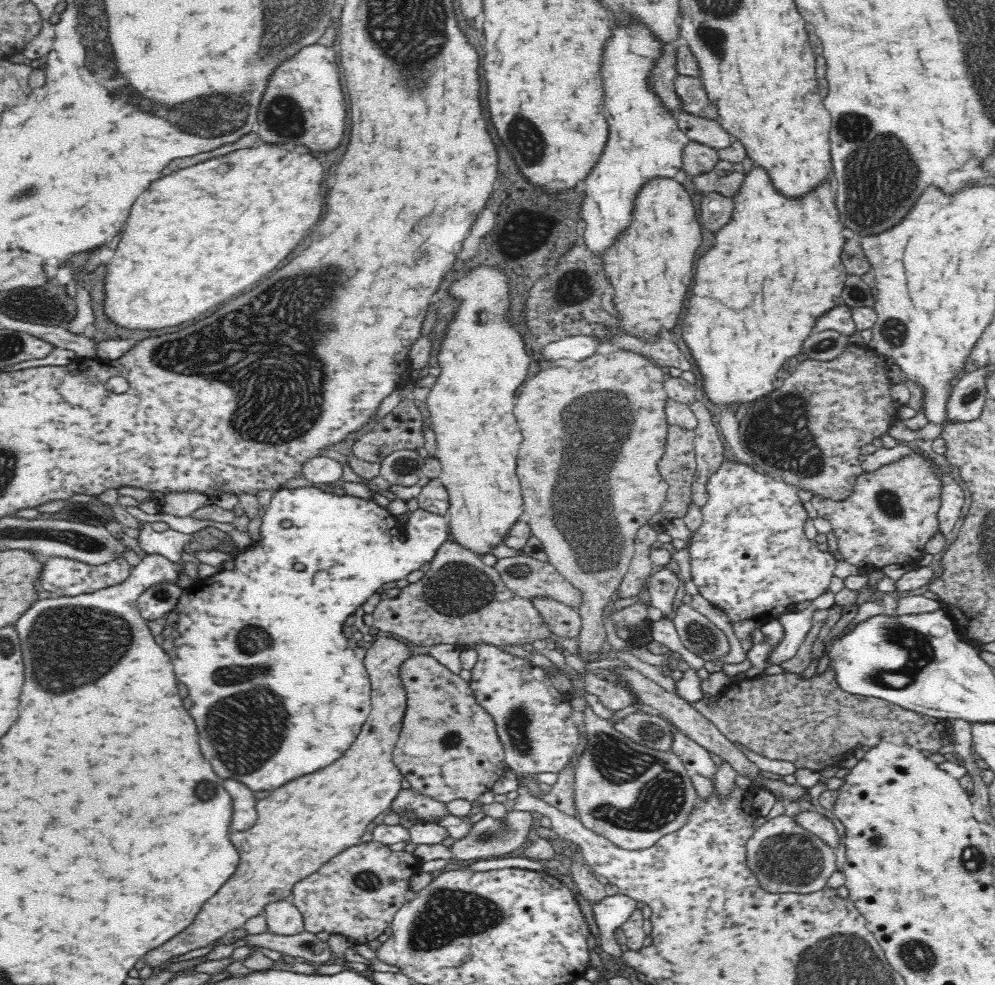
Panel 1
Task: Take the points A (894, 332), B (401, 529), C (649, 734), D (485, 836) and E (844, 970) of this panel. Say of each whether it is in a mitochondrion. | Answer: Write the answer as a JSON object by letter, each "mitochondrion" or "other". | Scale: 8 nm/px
{"A":"mitochondrion","B":"other","C":"mitochondrion","D":"mitochondrion","E":"mitochondrion"}

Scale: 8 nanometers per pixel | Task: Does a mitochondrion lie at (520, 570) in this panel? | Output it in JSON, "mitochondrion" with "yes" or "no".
{"mitochondrion":"yes"}

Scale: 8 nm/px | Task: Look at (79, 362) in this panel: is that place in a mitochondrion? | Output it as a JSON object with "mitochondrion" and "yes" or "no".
{"mitochondrion":"no"}

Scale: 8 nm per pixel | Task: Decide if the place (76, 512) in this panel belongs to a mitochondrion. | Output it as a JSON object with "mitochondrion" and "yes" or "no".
{"mitochondrion":"yes"}

